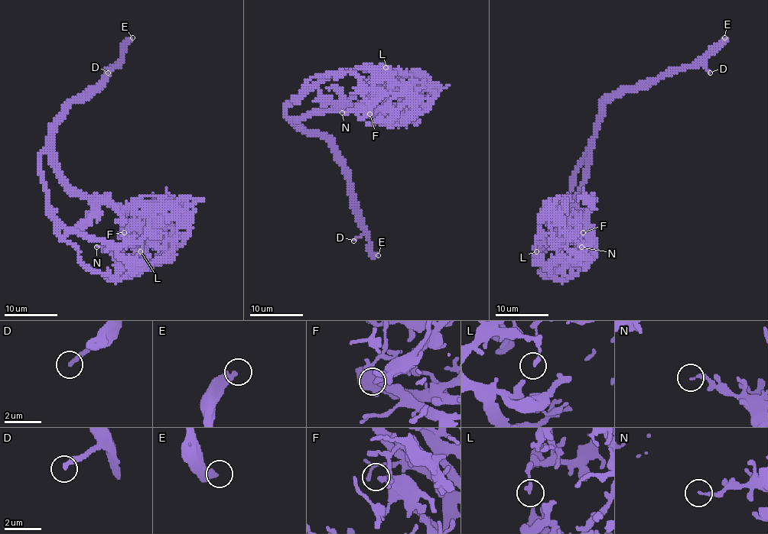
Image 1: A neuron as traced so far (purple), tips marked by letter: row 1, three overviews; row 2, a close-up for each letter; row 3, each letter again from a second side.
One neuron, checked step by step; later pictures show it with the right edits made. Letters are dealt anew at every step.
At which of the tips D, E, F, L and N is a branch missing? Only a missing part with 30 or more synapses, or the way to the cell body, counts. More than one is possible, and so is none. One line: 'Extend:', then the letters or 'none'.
Extend: D, E

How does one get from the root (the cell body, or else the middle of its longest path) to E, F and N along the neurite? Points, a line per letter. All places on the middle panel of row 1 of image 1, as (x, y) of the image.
E: (287, 115), (299, 127), (314, 131), (330, 143), (348, 178), (348, 192), (360, 227), (369, 248), (378, 255)
F: (287, 115), (291, 119), (306, 119), (317, 112), (343, 107), (364, 107), (374, 111), (388, 100), (369, 114)
N: (287, 115), (287, 107), (312, 85), (360, 67), (367, 67), (374, 76), (374, 98), (359, 108), (342, 112)

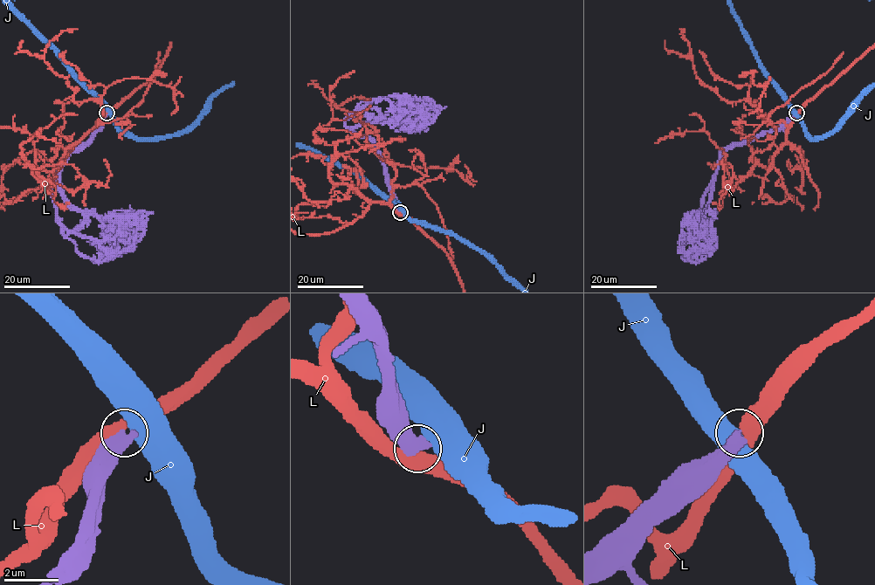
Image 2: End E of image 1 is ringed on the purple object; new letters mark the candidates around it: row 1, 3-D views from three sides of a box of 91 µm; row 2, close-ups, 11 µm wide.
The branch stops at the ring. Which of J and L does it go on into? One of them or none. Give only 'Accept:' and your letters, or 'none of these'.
Accept: none of these

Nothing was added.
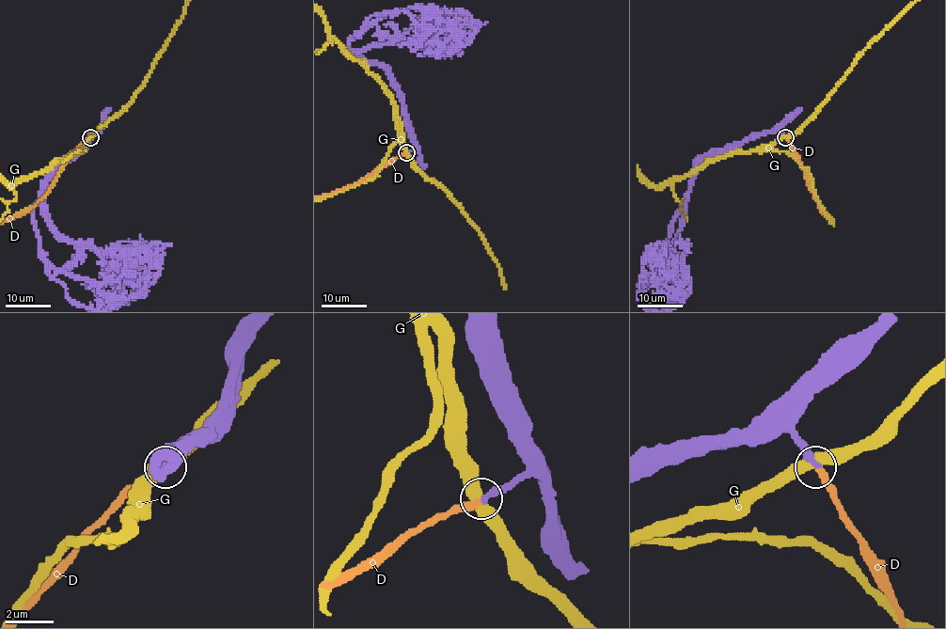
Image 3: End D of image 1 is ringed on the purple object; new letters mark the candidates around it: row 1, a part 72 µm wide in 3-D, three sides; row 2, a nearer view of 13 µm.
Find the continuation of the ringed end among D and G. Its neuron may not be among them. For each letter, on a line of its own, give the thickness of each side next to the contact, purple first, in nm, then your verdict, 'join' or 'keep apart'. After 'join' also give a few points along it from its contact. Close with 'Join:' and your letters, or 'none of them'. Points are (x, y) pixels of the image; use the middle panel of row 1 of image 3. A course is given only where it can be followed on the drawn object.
D: calibres 280 and 240 nm; join
G: calibres 280 and 480 nm; keep apart
Join: D

